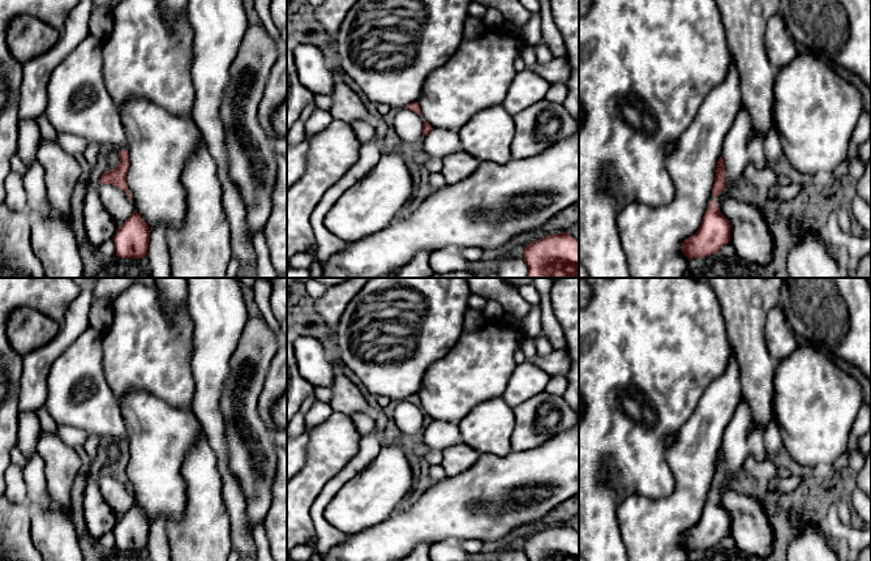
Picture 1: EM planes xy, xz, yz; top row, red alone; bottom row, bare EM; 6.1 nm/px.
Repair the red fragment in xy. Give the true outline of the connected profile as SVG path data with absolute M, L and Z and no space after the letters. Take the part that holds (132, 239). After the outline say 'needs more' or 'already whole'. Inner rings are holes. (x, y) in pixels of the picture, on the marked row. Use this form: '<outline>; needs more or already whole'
M134 210L119 227L113 236L116 256L121 258L142 258L147 254L150 230L147 223Z; already whole

